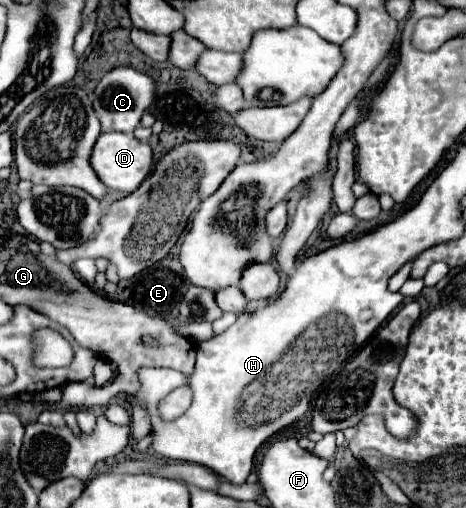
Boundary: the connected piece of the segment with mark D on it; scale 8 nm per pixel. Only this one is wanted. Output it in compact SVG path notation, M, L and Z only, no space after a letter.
M109 132L109 134L99 136L97 146L93 148L91 160L93 160L93 170L97 170L97 176L101 178L101 182L105 182L107 188L131 194L151 174L153 150L151 150L149 144L137 140L135 136L121 134L121 132Z

